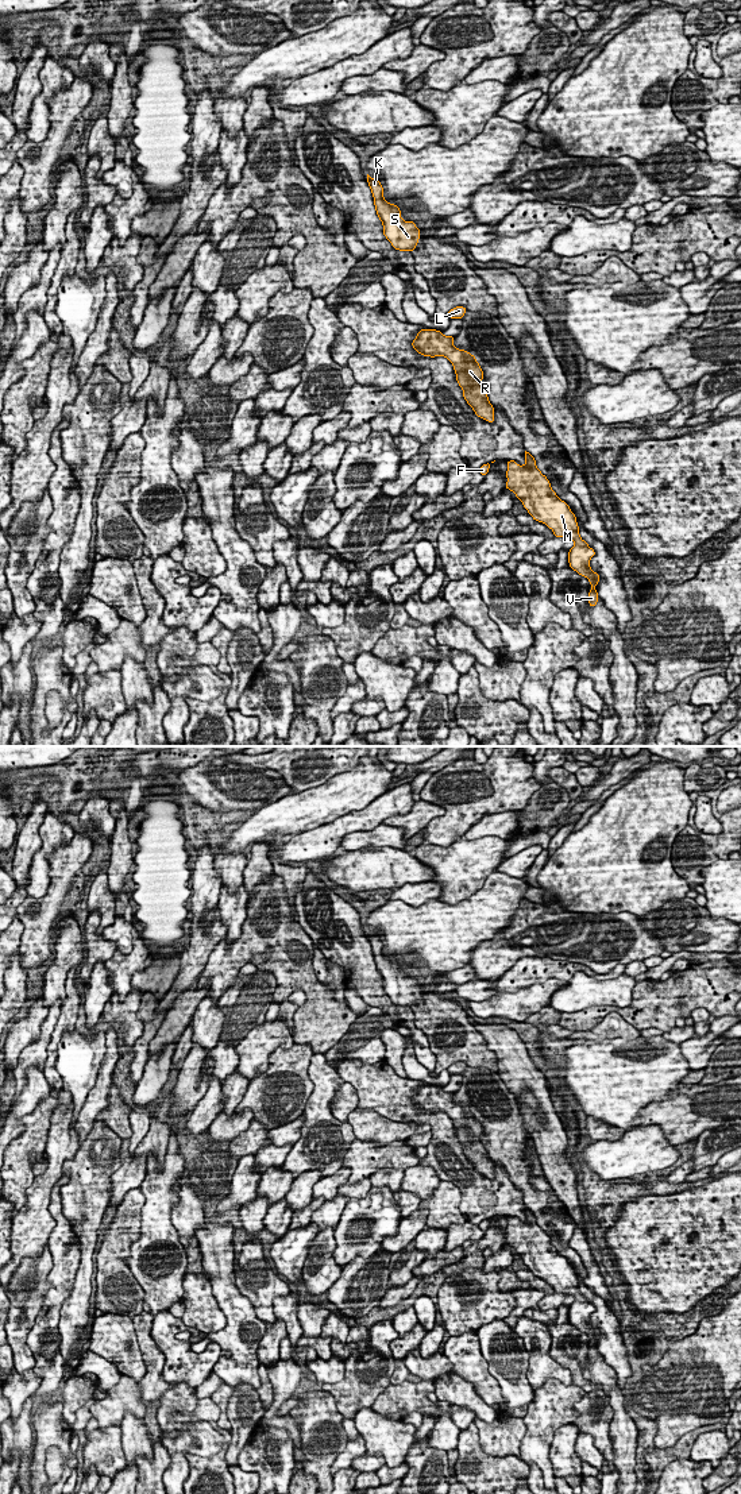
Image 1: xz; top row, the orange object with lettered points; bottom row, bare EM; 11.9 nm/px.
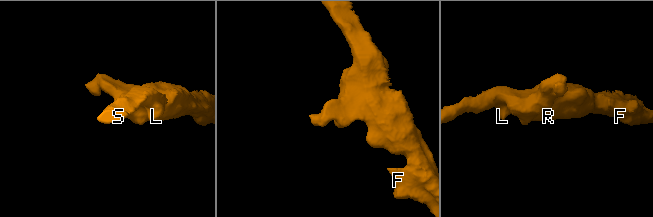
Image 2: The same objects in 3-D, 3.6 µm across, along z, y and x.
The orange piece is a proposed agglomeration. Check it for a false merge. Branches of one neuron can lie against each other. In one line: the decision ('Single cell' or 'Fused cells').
Single cell

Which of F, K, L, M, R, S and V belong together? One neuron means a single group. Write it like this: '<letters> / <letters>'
F K L M R S V

